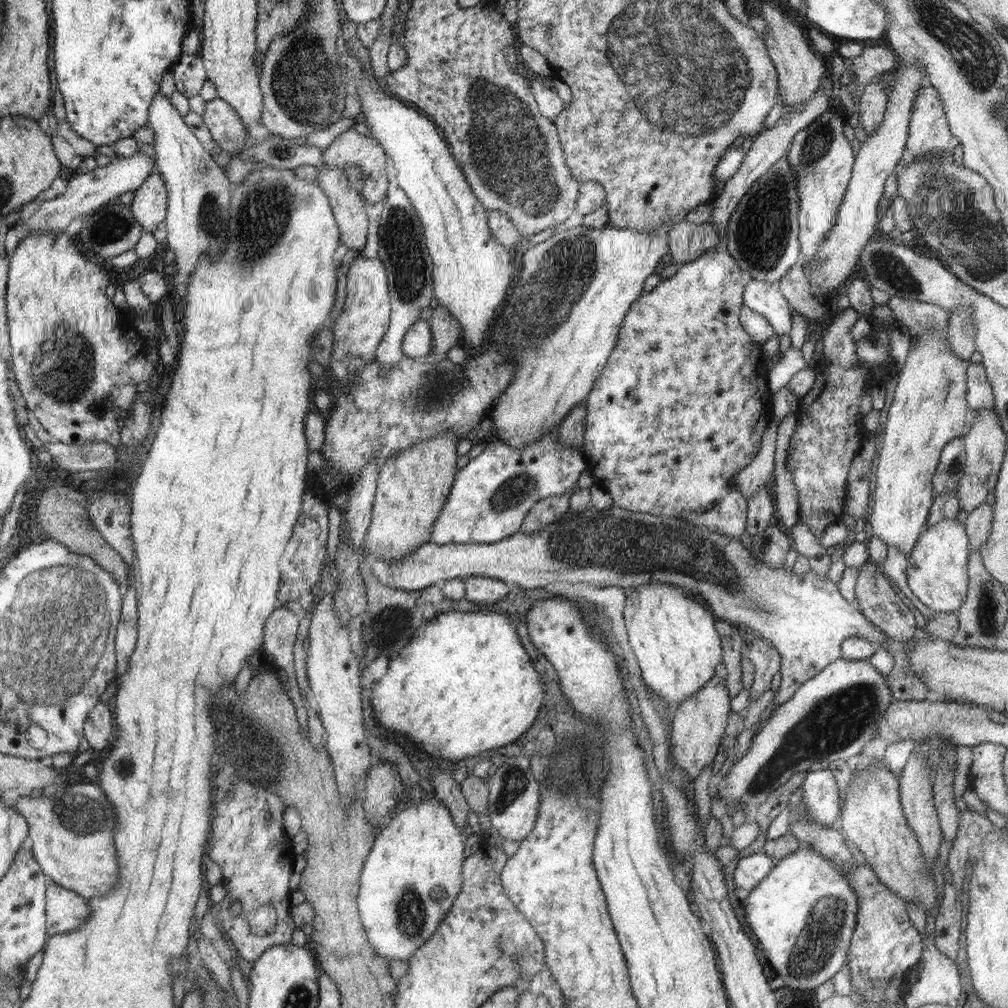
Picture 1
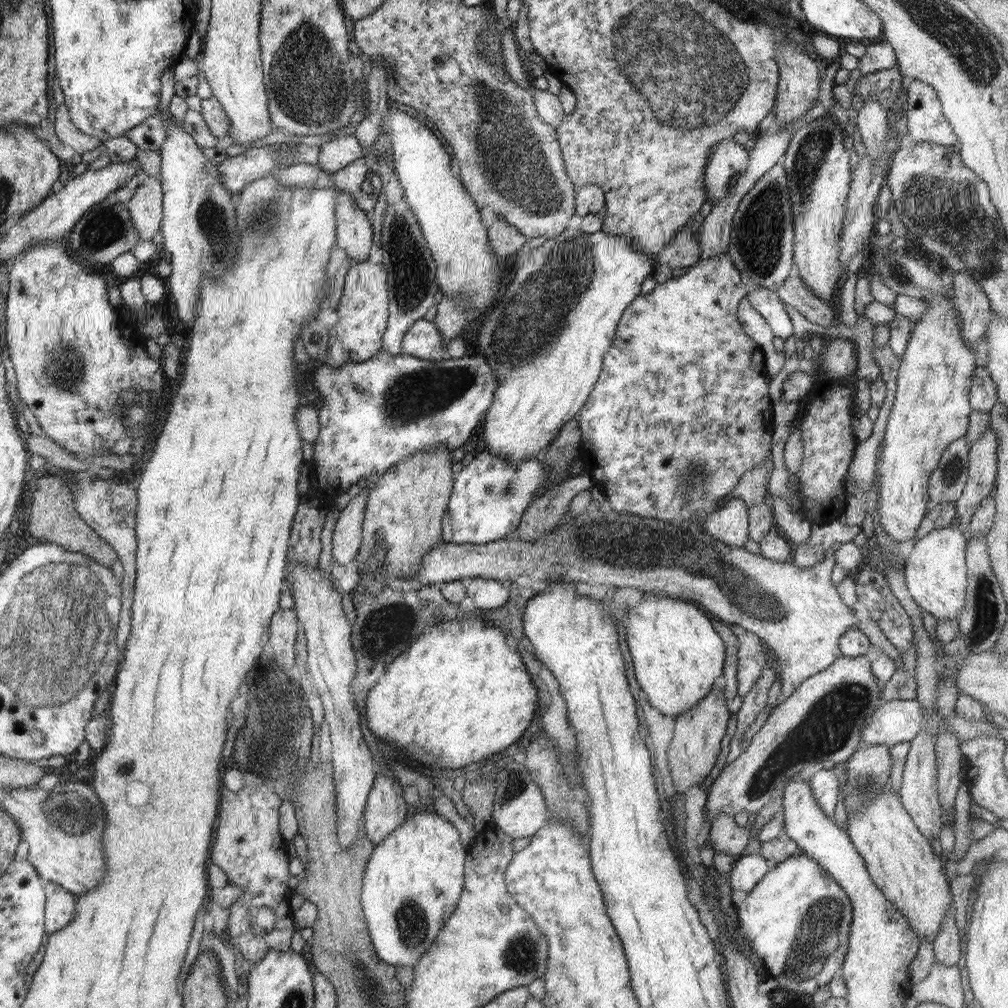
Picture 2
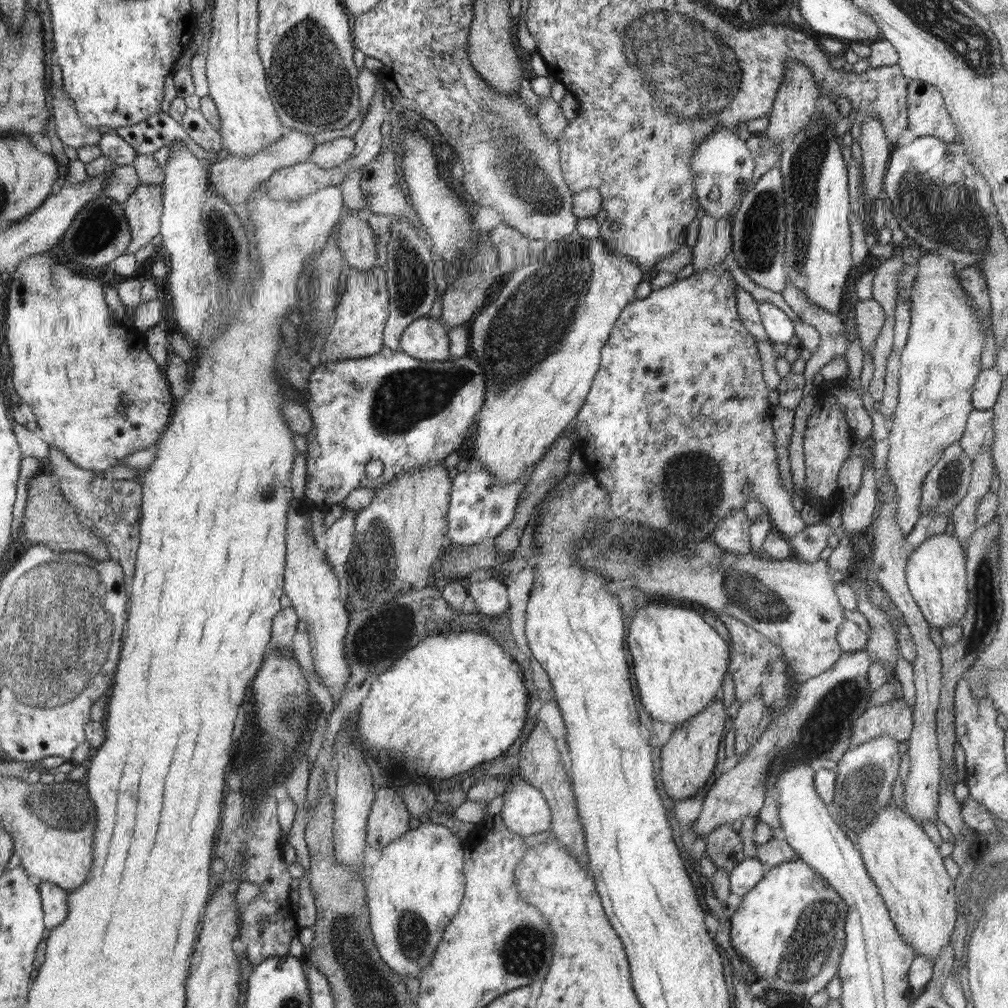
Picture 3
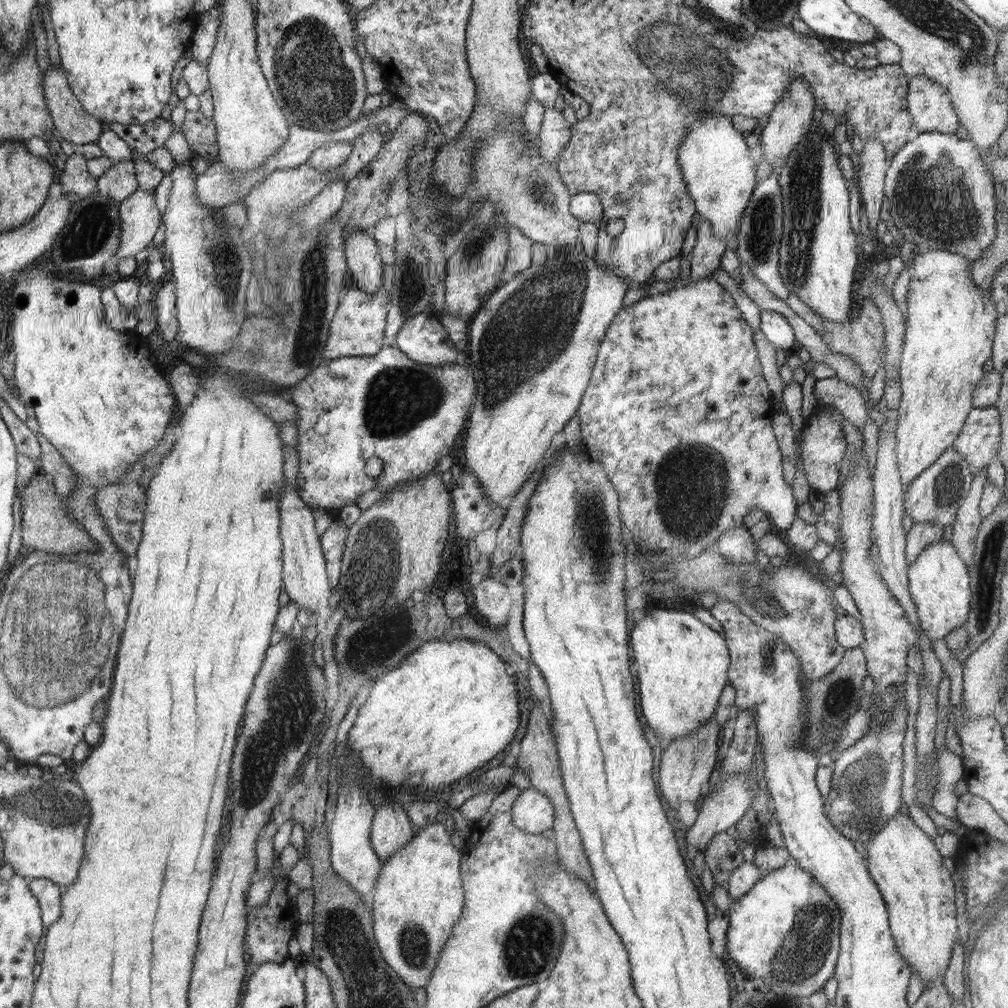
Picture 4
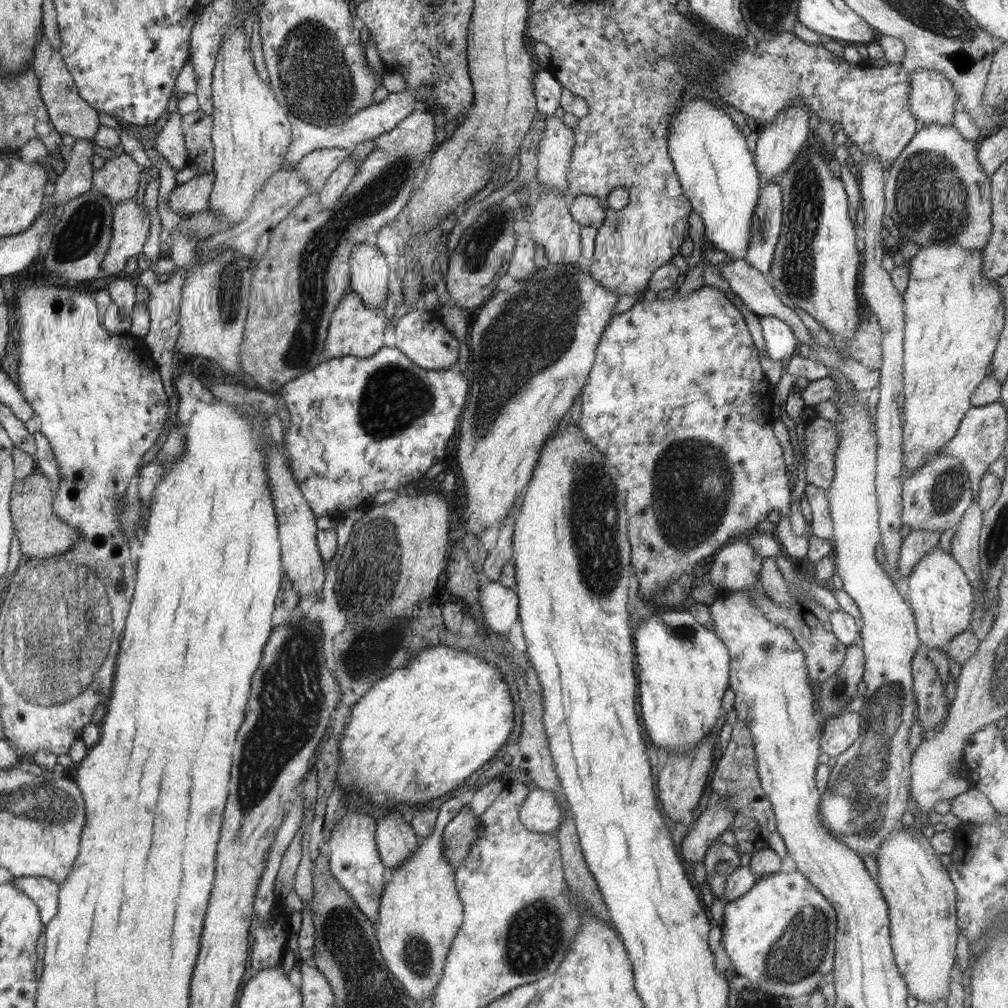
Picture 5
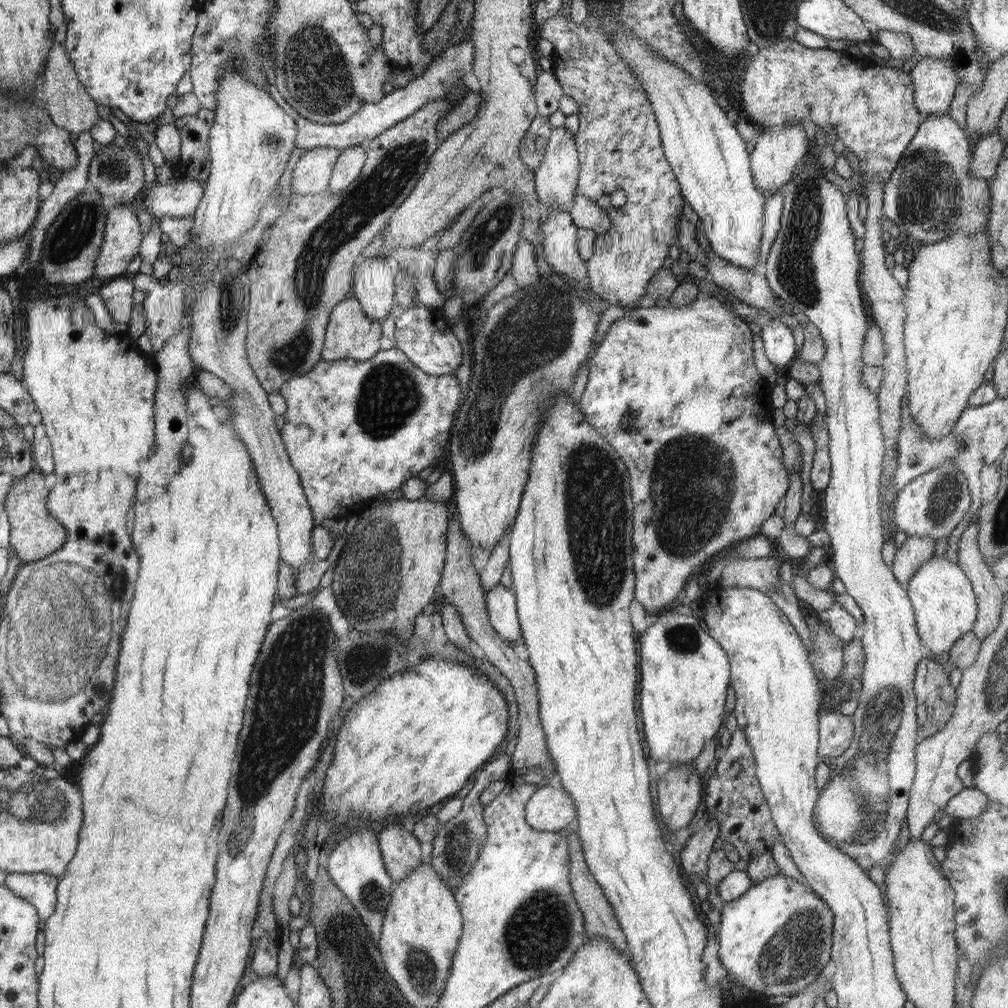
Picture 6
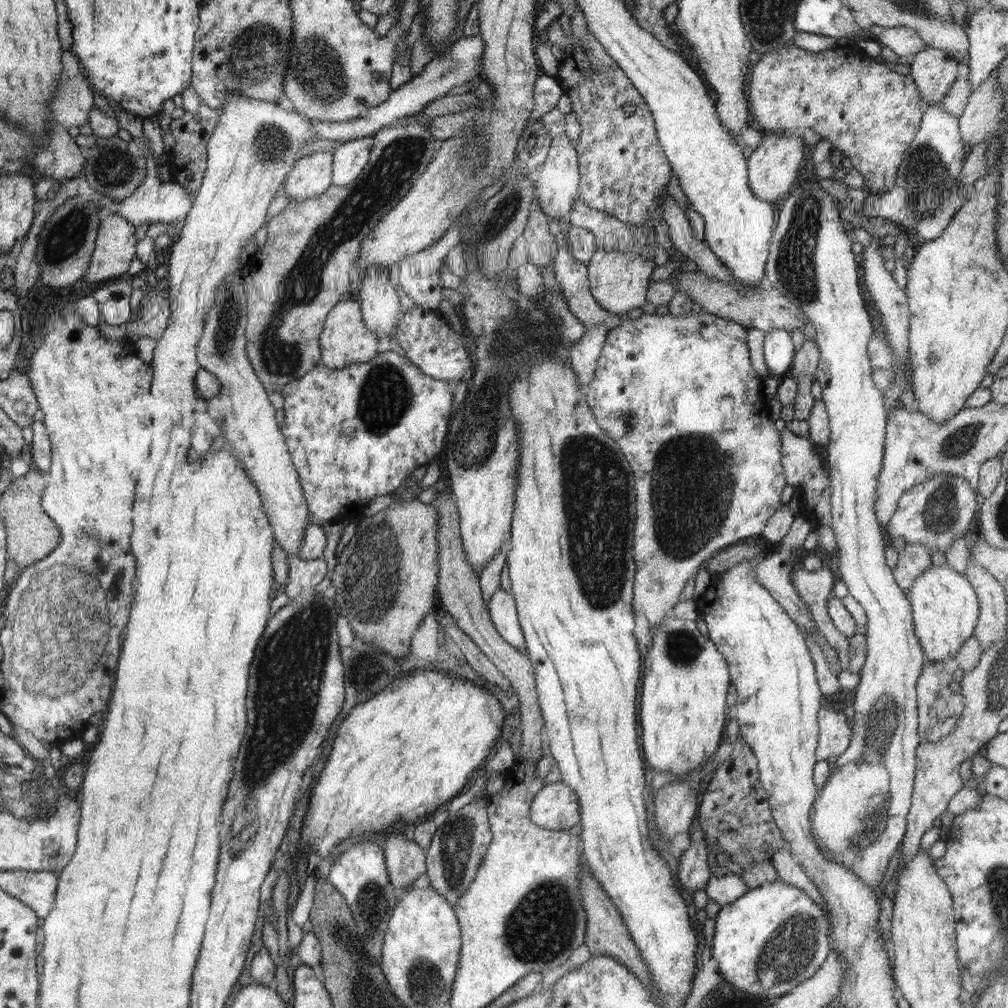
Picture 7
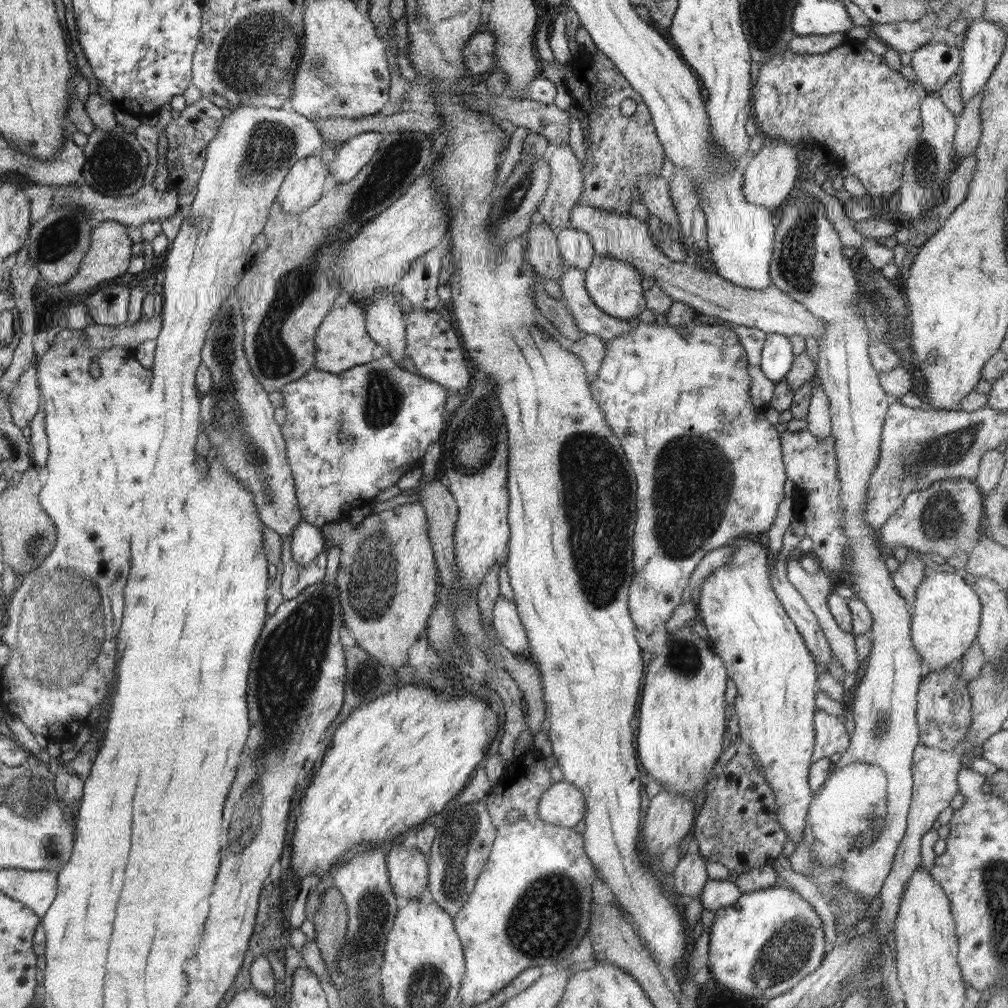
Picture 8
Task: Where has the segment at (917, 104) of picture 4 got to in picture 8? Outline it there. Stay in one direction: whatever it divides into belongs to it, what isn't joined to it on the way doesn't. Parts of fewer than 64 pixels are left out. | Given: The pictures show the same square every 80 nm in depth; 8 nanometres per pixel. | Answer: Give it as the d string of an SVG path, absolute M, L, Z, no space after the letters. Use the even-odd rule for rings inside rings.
M935 40L911 54L918 84L928 93L936 93L942 89L960 68L962 51Z

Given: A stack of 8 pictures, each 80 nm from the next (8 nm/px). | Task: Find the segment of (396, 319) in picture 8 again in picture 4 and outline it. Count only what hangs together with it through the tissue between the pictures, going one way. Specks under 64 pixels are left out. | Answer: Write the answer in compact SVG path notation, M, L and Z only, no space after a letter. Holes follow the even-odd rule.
M355 228L353 234L347 238L345 252L355 286L364 293L376 295L382 286L384 264L372 234Z

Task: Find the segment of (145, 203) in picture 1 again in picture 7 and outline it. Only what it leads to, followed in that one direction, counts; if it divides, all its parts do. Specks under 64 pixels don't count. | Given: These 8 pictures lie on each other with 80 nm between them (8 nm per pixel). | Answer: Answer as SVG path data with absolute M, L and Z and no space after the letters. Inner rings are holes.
M119 214L103 215L82 282L100 282L122 276L136 256L136 242L132 221Z

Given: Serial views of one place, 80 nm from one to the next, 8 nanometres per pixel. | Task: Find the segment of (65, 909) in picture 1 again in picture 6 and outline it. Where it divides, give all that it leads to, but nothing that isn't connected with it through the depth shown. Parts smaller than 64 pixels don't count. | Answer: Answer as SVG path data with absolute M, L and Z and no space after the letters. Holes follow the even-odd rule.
M7 873L4 886L36 908L43 922L53 915L57 906L58 877L48 873Z

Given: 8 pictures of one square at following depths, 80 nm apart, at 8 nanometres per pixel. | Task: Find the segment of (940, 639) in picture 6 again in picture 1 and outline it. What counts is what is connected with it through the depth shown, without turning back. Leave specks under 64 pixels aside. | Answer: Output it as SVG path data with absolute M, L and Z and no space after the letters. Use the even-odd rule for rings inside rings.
M956 519L927 527L908 554L907 583L914 596L935 613L956 613L967 595L969 552L968 534Z

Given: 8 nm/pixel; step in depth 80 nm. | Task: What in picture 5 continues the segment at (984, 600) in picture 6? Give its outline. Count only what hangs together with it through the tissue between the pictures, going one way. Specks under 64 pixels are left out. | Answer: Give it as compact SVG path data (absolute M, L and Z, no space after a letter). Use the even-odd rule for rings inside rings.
M973 499L970 507L962 515L960 523L954 529L954 538L951 540L952 550L950 550L950 555L960 564L973 587L979 586L981 582L978 550L983 511L978 501Z

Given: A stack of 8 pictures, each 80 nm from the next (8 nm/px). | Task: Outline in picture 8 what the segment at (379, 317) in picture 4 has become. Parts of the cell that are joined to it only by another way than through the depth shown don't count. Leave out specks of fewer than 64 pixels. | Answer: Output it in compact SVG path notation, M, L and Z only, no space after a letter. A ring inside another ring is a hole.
M350 302L343 308L332 308L316 334L316 368L340 374L349 368L370 363L376 348L374 339L368 336L365 309L361 304Z

